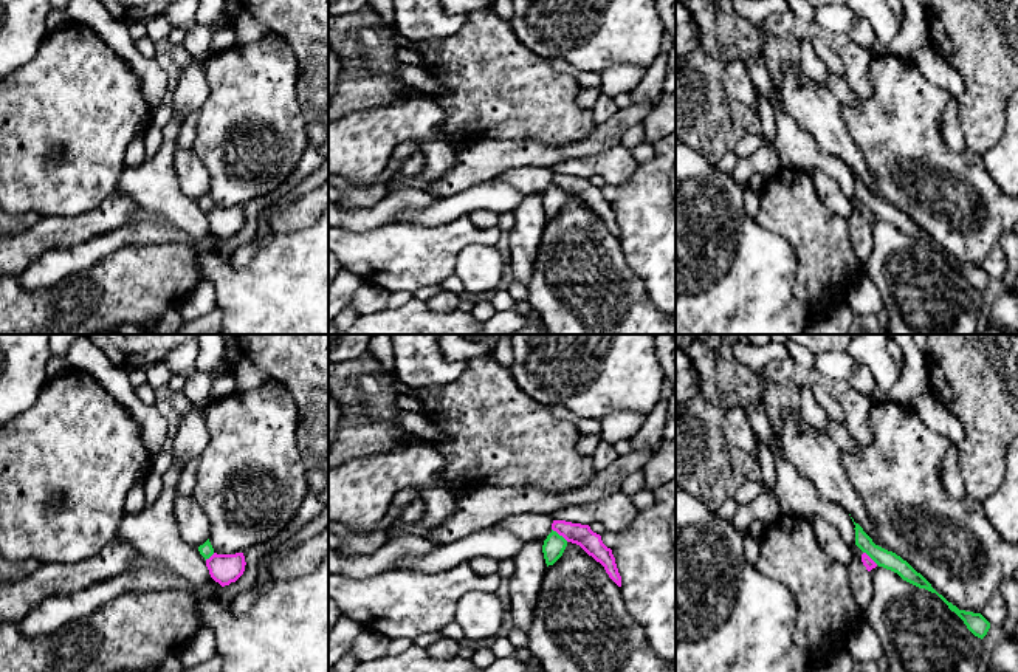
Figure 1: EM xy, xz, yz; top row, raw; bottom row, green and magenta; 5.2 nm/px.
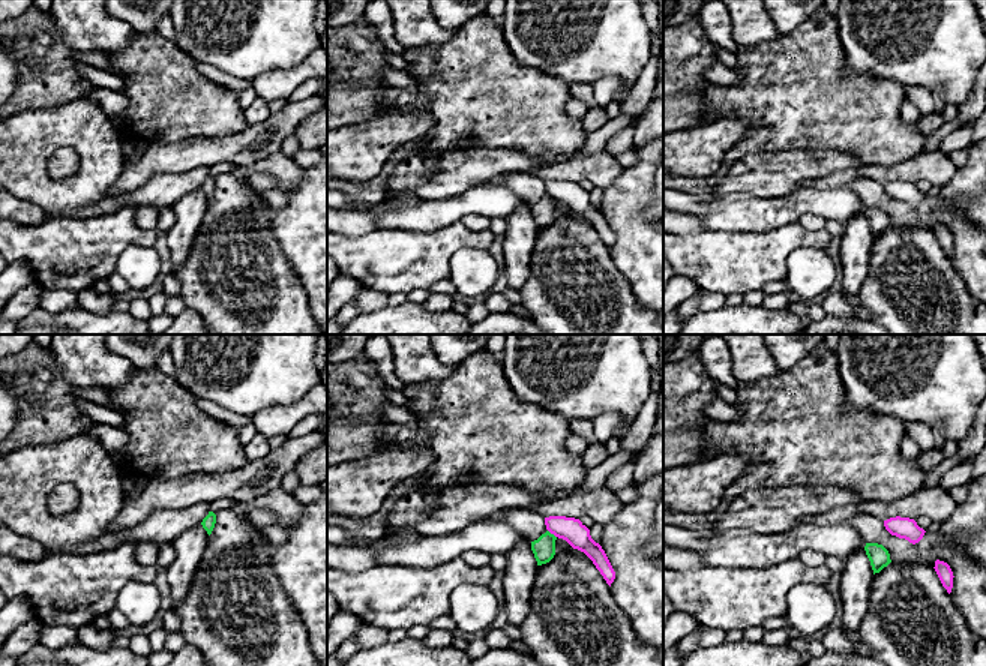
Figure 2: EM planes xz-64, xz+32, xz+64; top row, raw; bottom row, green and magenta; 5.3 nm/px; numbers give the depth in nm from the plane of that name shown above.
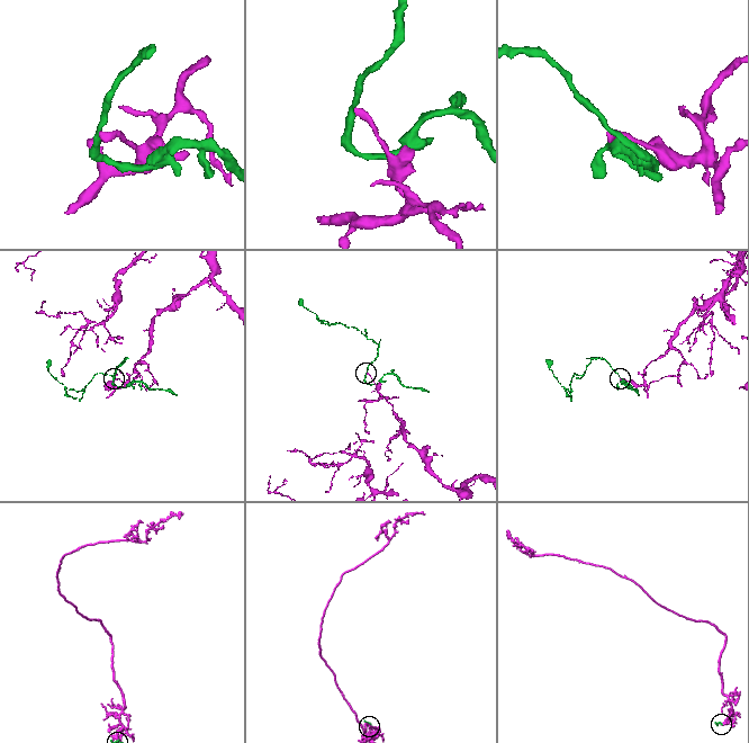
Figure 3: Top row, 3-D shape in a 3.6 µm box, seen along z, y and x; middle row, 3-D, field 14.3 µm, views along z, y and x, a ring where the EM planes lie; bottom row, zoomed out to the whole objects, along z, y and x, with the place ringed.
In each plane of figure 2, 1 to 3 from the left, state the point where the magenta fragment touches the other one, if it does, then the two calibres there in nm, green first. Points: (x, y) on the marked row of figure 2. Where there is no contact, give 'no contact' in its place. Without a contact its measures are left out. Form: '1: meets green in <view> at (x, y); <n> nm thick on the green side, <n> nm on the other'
1: no contact
2: meets green in xz+32 at (553, 534); 120 nm thick on the green side, 130 nm on the other
3: no contact

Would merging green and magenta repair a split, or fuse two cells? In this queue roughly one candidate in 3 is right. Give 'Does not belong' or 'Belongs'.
Does not belong

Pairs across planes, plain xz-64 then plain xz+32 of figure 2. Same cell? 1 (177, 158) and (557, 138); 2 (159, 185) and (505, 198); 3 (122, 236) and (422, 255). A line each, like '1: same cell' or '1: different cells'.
1: different cells
2: different cells
3: same cell

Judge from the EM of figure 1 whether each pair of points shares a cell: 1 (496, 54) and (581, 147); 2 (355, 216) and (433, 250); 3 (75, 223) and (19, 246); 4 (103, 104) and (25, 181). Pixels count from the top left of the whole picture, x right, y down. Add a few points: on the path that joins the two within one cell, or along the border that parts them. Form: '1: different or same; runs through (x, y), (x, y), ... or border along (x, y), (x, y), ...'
1: different; border along (595, 124), (578, 140), (555, 144), (538, 141)
2: different; border along (388, 220), (364, 231), (344, 229)
3: same; runs through (61, 231), (51, 231), (33, 243)
4: same; runs through (79, 109), (30, 158)

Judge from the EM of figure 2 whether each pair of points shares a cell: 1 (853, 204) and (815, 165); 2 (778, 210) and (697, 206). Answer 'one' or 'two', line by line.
1: two
2: one

